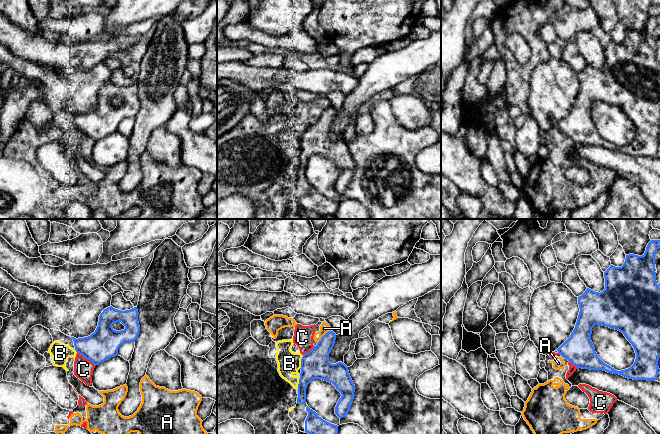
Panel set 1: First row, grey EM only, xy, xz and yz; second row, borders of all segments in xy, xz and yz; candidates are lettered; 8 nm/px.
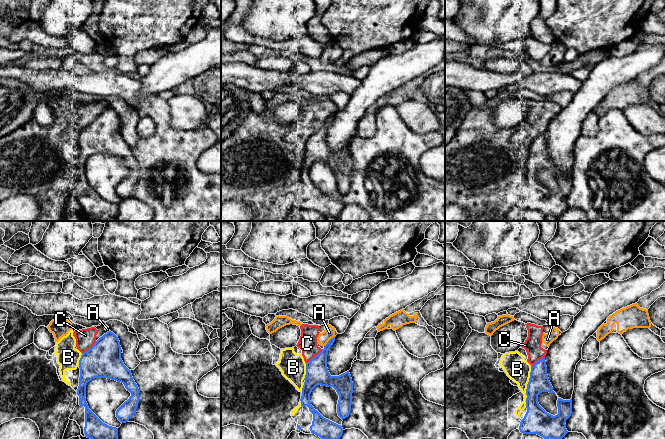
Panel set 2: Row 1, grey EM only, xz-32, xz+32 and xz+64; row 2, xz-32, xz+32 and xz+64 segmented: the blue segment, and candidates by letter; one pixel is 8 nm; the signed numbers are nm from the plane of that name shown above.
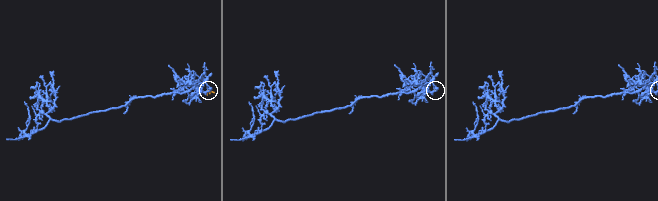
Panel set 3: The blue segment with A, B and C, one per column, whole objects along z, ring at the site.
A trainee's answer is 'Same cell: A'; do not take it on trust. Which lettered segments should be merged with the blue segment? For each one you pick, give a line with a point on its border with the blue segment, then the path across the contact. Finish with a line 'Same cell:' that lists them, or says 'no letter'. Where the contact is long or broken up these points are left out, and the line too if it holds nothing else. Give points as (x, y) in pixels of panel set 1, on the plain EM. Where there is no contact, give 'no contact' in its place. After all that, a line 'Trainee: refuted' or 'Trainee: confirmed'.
Same cell: no letter
Trainee: refuted

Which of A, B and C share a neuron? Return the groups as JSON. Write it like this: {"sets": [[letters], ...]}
{"sets": [["A", "B", "C"]]}

